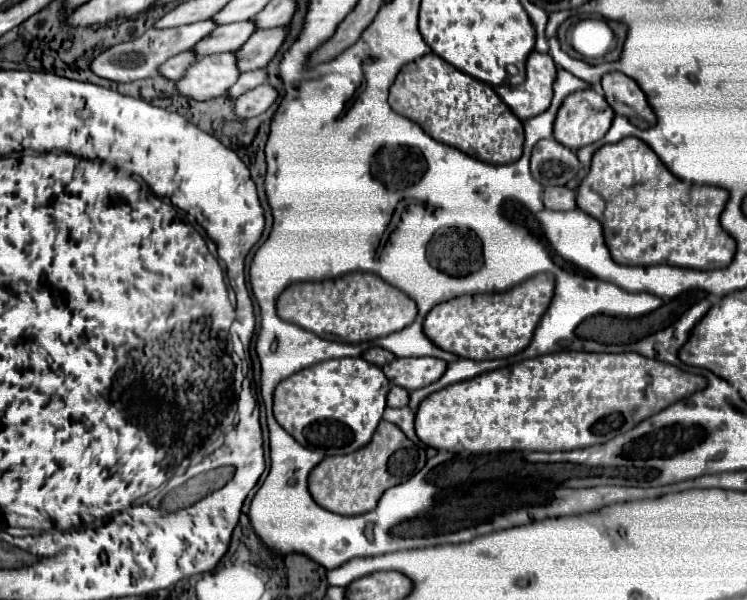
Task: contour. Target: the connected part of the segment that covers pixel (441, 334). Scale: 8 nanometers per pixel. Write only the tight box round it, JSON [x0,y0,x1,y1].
[423,274,555,360]

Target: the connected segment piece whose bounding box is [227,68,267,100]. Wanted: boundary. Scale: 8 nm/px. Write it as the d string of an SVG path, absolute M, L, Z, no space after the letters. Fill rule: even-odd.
M263 68L263 70L257 70L257 72L245 72L245 74L241 74L239 80L227 90L227 98L237 100L237 98L239 98L241 94L245 94L247 90L253 90L253 88L265 84L265 80L267 80L265 68Z

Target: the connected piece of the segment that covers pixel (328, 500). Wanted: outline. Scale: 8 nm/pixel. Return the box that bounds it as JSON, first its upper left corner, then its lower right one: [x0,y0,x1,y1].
[309,420,417,514]

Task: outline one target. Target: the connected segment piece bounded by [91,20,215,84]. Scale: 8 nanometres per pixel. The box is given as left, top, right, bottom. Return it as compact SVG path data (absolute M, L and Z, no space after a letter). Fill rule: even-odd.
M211 20L181 26L181 28L169 28L165 32L157 32L157 30L151 28L143 36L139 36L137 40L117 44L117 46L111 46L105 52L101 52L91 62L91 70L99 78L105 78L105 80L111 80L111 82L121 82L121 84L143 80L143 78L153 78L153 76L157 76L157 68L159 68L161 62L165 62L167 58L171 58L171 56L175 56L179 52L191 50L193 44L197 44L197 40L205 38L213 28L215 28L215 24Z

